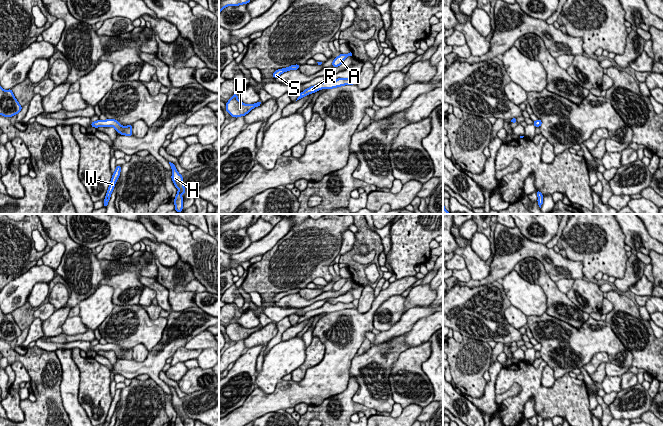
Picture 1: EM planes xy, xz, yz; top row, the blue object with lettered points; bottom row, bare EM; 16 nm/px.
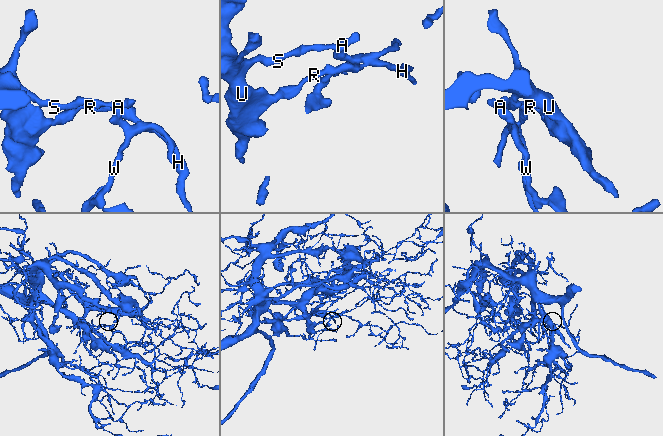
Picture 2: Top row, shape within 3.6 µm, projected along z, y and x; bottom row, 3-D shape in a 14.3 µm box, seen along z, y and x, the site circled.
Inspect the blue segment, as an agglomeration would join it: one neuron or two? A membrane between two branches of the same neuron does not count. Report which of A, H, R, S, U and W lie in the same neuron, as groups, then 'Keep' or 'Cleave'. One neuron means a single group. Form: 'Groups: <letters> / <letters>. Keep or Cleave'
Groups: A H R S U W. Keep

